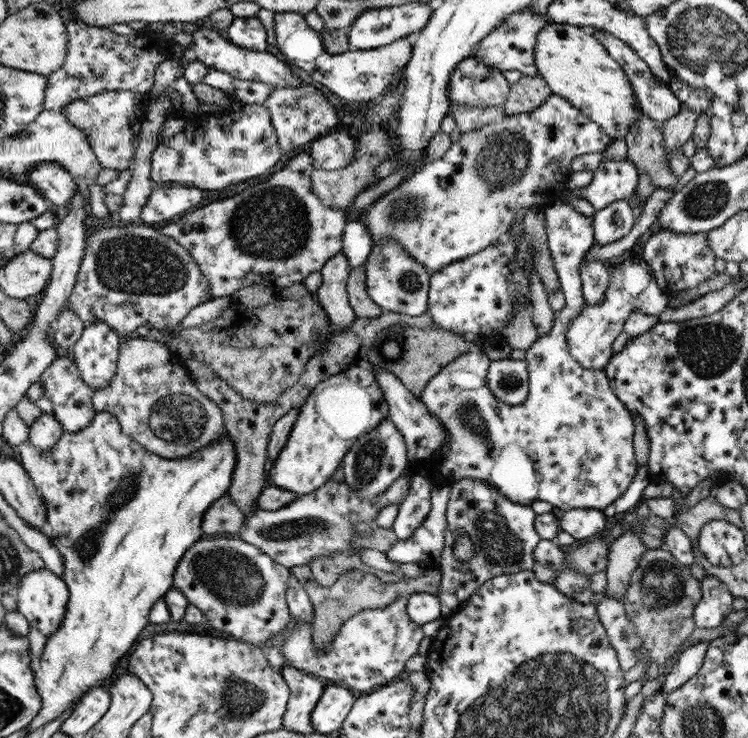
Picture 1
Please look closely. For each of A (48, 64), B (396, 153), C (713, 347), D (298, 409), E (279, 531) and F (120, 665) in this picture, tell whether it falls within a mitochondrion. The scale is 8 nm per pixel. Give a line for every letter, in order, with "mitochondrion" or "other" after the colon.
A: other
B: other
C: mitochondrion
D: other
E: mitochondrion
F: other

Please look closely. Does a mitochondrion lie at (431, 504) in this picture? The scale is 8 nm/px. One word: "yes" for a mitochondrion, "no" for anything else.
no

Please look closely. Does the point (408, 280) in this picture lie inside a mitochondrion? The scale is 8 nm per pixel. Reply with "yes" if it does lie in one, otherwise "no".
yes

